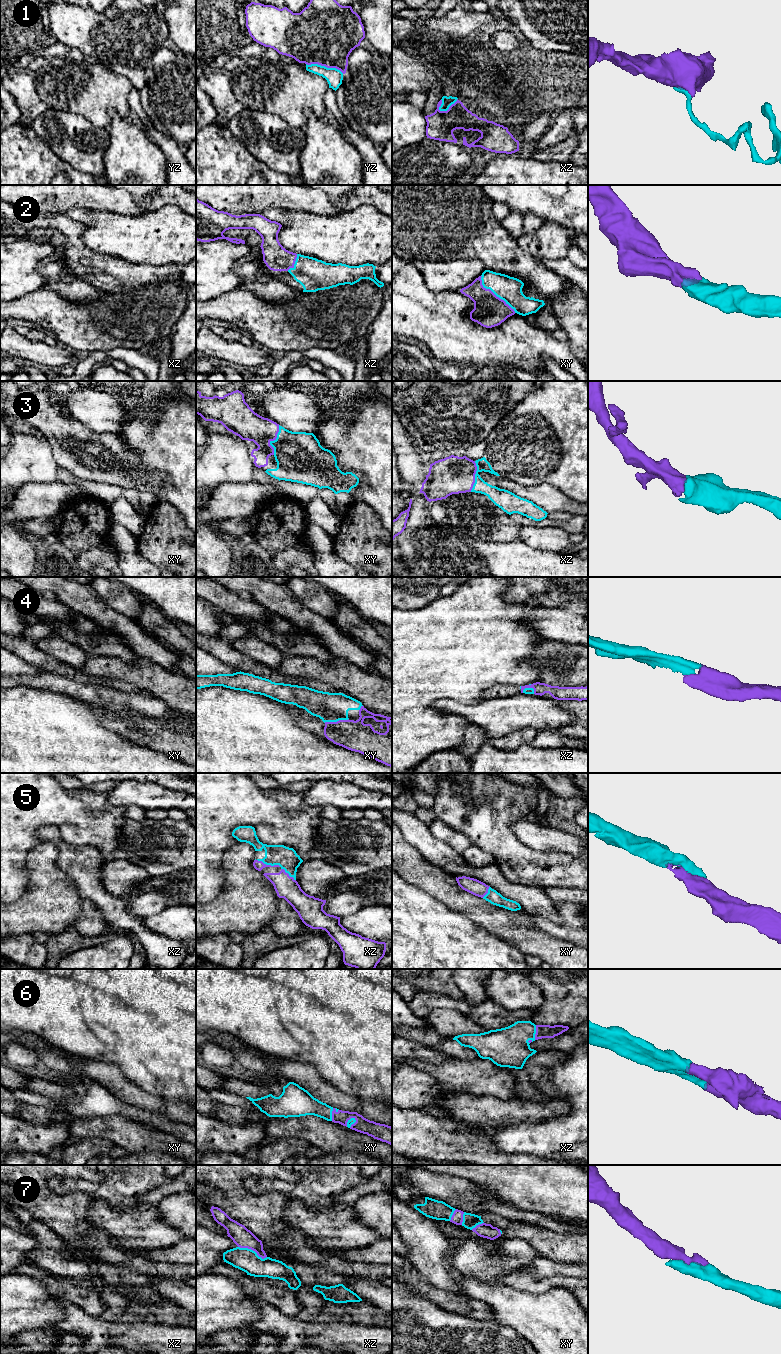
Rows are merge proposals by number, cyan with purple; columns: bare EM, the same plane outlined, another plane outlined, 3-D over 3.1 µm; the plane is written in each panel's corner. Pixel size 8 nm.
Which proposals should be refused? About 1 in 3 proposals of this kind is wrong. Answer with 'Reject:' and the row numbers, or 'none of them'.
Reject: 1

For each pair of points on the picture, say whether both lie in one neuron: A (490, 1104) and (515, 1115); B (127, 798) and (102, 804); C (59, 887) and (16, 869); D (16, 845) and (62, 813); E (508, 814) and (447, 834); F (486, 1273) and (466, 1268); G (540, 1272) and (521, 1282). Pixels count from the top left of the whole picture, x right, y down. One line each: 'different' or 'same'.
A: same
B: different
C: different
D: same
E: different
F: same
G: different

